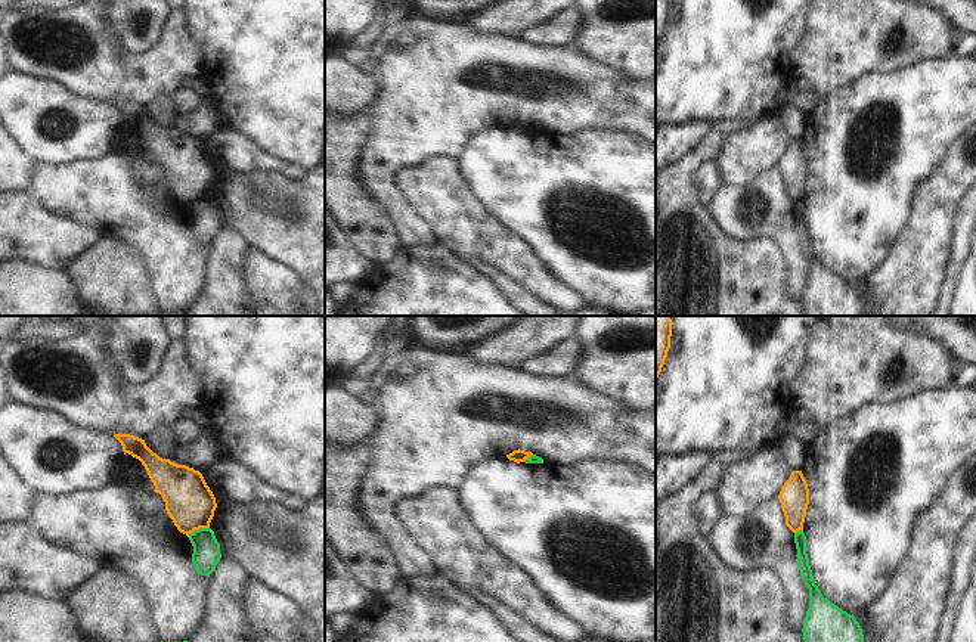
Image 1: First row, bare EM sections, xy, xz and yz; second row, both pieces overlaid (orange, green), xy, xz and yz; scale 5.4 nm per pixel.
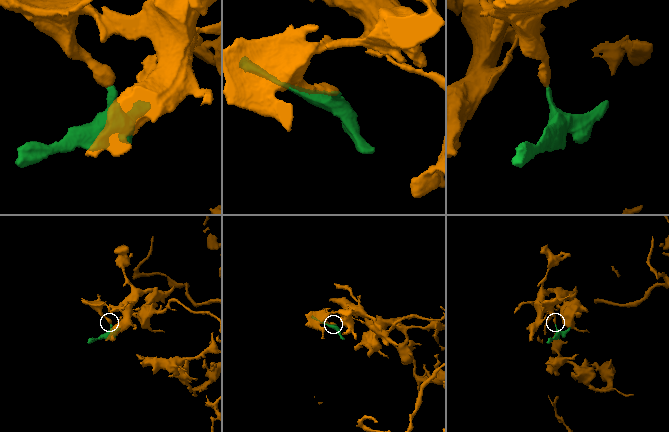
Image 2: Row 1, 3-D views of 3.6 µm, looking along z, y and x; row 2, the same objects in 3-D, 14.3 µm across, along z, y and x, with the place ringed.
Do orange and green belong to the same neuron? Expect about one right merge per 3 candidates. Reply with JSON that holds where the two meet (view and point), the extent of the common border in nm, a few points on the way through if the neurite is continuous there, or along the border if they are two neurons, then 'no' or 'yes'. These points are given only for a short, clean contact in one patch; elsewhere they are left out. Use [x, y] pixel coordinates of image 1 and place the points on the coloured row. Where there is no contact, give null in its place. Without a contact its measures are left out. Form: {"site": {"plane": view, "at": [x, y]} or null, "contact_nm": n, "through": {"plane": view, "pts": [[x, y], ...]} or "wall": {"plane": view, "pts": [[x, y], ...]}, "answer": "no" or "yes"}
{"site": {"plane": "xy", "at": [198, 529]}, "contact_nm": 130, "wall": {"plane": "xy", "pts": [[208, 526], [195, 529], [188, 536]]}, "answer": "no"}

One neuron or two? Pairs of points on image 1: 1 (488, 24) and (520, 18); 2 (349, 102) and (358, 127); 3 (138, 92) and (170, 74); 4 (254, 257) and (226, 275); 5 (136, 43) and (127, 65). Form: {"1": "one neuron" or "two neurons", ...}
{"1": "one neuron", "2": "two neurons", "3": "one neuron", "4": "two neurons", "5": "two neurons"}

